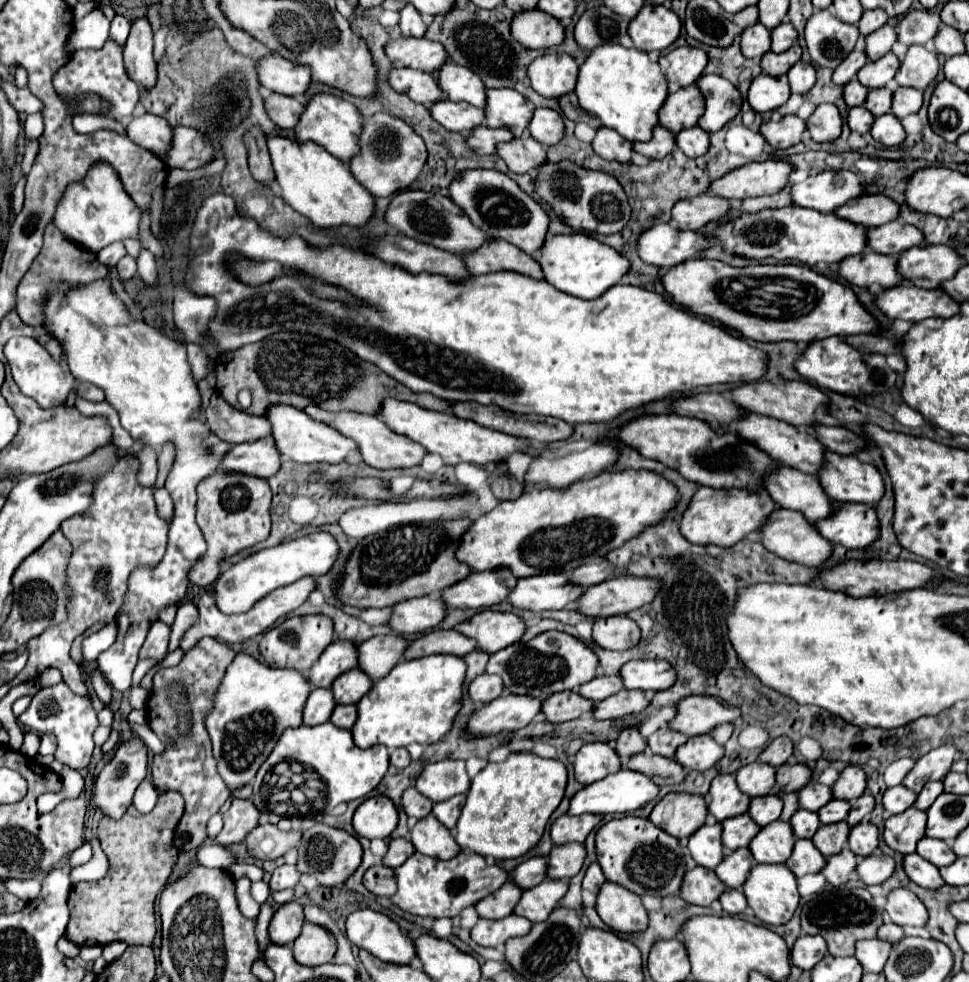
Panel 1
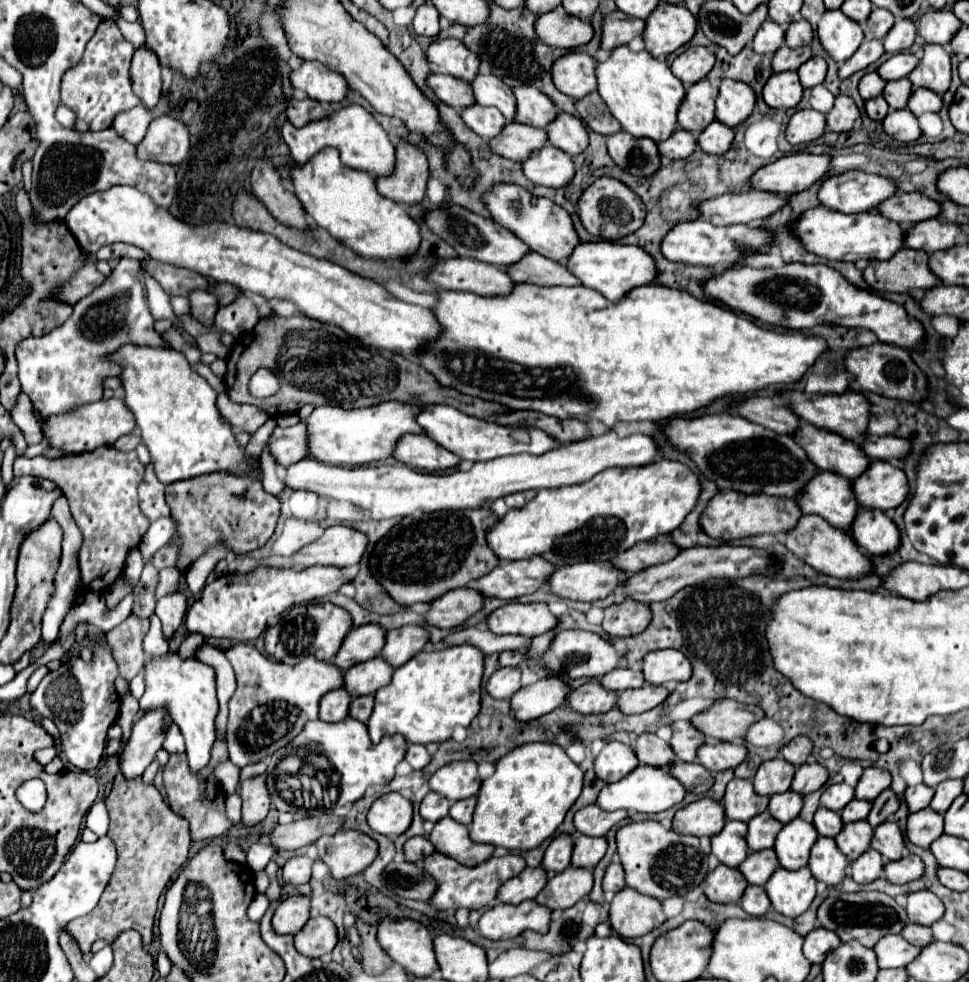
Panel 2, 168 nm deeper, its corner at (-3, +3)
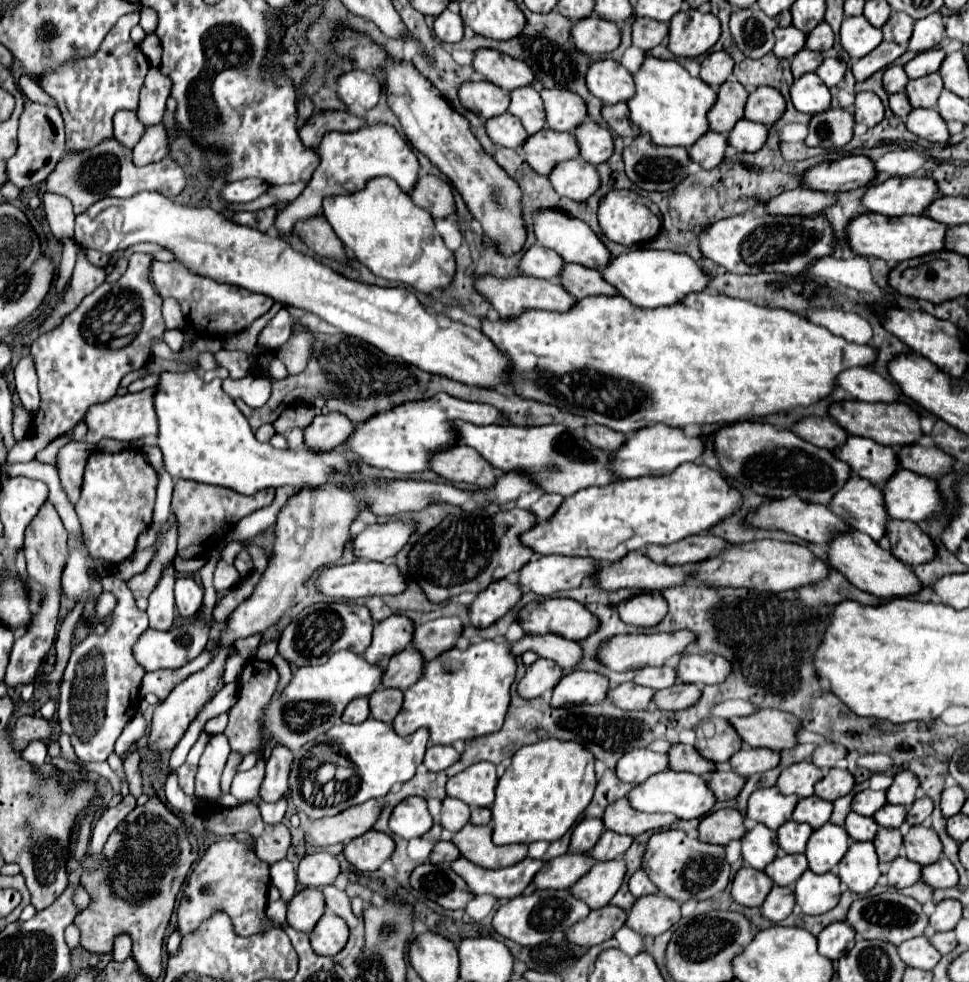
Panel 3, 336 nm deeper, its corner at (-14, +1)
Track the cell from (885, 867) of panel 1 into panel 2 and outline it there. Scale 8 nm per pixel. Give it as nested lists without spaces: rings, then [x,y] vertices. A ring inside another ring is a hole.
[[[908,854],[902,860],[888,862],[884,866],[886,880],[890,880],[894,884],[906,884],[912,880],[918,880],[920,874],[924,874],[924,862],[916,854]]]

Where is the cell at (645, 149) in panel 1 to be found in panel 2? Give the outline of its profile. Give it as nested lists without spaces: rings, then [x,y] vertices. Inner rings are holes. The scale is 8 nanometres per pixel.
[[[678,128],[678,132],[674,132],[668,140],[664,142],[658,142],[658,148],[660,148],[660,154],[662,156],[668,156],[674,160],[674,156],[682,158],[682,156],[690,156],[696,148],[698,148],[698,142],[696,142],[696,136],[684,128]]]

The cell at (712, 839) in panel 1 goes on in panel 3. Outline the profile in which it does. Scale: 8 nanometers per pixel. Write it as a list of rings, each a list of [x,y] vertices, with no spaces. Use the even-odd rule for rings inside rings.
[[[763,824],[747,830],[741,838],[741,854],[743,862],[755,870],[763,870],[777,854],[775,832]]]

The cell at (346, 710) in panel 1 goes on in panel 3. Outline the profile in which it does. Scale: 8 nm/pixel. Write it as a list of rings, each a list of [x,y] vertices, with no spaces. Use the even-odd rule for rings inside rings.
[[[375,690],[375,694],[369,696],[369,710],[371,716],[375,720],[383,720],[383,722],[393,722],[393,718],[397,716],[397,712],[401,710],[403,704],[403,692],[399,690]]]

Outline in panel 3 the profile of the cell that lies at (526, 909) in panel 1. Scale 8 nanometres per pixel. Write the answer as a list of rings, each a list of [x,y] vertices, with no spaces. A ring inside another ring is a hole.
[[[615,858],[611,862],[597,862],[583,878],[579,878],[569,892],[573,898],[583,900],[589,908],[601,908],[619,890],[625,876],[625,862]]]

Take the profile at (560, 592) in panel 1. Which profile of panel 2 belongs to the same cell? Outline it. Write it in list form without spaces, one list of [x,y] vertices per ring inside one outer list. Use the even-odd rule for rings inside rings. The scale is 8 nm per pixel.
[[[582,562],[582,564],[558,568],[550,576],[548,586],[554,594],[562,598],[594,602],[606,598],[626,580],[628,580],[628,572],[616,568],[612,562],[600,562],[600,564]]]

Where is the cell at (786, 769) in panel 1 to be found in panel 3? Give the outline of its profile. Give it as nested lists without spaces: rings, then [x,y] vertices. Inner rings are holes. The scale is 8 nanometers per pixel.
[[[833,768],[823,780],[819,780],[815,784],[815,794],[823,800],[835,800],[839,796],[845,796],[851,792],[855,780],[851,776],[849,770],[839,770],[839,768]]]

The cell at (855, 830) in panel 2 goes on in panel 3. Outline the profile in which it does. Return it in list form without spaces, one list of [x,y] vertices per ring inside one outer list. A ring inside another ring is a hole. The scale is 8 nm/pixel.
[[[879,828],[875,838],[873,838],[879,862],[891,862],[893,858],[897,858],[901,842],[903,842],[903,836],[901,836],[899,830],[895,830],[895,828]]]

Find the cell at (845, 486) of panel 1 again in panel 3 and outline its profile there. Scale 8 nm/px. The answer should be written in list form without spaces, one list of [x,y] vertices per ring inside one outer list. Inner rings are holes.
[[[899,468],[885,482],[883,500],[889,518],[895,520],[921,522],[943,508],[935,480],[905,468]]]

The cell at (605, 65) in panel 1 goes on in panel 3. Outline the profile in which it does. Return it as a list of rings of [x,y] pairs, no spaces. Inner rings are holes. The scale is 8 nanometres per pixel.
[[[645,56],[641,68],[633,74],[635,96],[627,100],[631,122],[651,136],[655,144],[689,148],[709,128],[707,112],[715,104],[717,92],[701,78],[693,78],[679,62]]]

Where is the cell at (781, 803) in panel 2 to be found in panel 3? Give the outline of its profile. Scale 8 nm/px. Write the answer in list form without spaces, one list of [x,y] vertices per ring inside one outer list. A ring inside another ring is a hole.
[[[809,796],[801,798],[793,810],[793,820],[795,822],[807,822],[813,828],[821,828],[831,816],[831,802],[819,798],[819,796]]]

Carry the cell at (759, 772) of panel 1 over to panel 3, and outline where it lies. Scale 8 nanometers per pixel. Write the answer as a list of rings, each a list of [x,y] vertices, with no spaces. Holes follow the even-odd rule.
[[[801,760],[781,772],[777,788],[781,794],[795,794],[799,798],[807,798],[813,794],[813,786],[815,782],[819,782],[819,778],[823,778],[823,770],[807,760]]]

